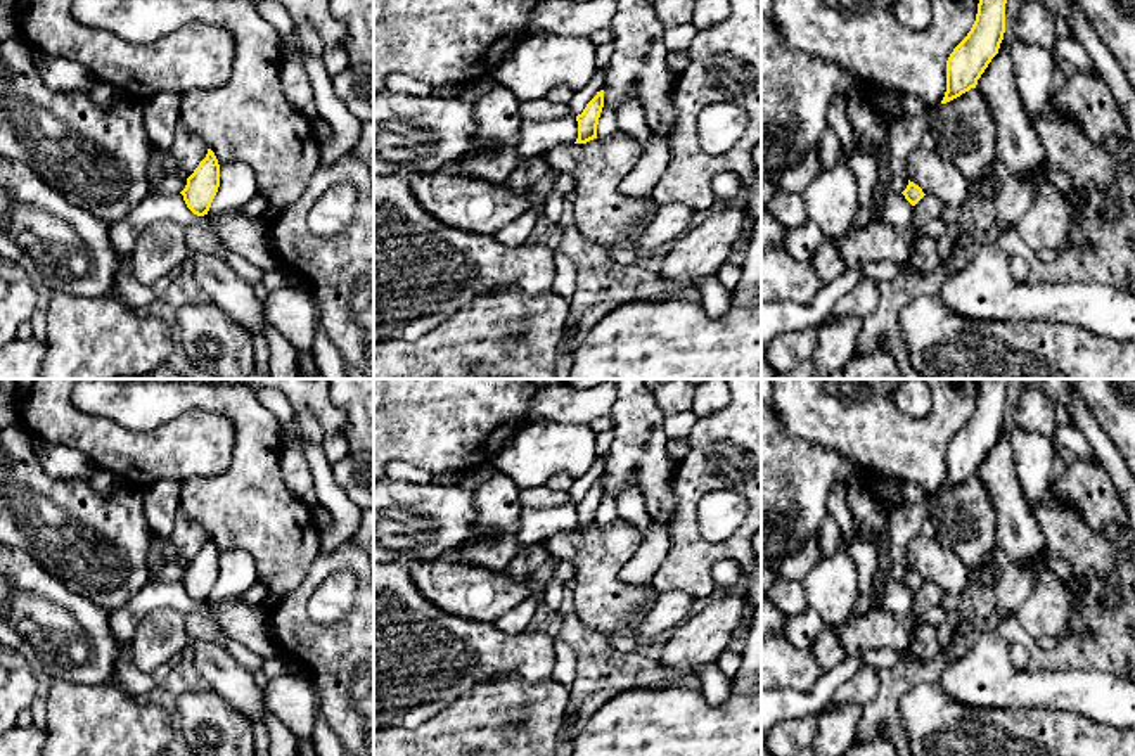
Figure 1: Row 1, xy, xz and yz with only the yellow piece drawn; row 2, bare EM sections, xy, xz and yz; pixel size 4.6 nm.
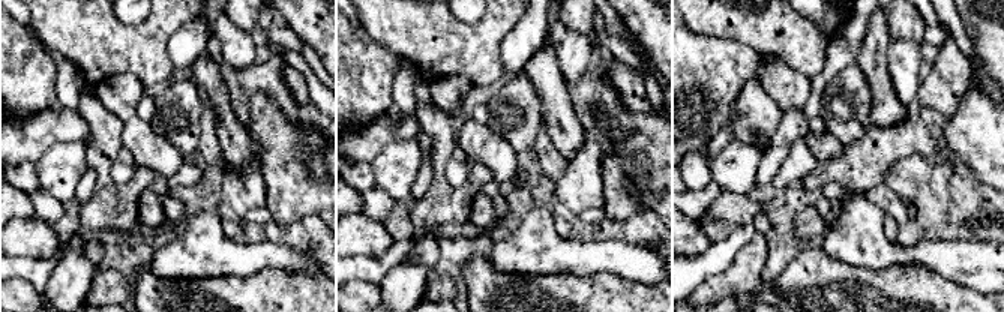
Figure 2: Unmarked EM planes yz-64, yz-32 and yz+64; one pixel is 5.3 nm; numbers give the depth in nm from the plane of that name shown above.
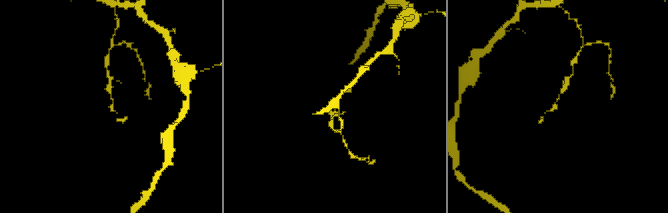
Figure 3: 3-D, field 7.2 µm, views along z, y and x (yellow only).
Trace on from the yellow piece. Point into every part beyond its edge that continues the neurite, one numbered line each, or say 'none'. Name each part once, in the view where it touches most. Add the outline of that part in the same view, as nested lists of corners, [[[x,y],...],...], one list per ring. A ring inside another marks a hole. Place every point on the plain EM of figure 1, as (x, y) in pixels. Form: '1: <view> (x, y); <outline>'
none

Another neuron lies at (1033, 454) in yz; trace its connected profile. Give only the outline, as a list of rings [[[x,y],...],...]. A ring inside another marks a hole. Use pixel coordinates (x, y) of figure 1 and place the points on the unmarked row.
[[[1017,426],[1007,429],[1012,448],[1014,471],[1028,503],[1035,507],[1050,488],[1050,469],[1055,458],[1054,438],[1024,431]]]

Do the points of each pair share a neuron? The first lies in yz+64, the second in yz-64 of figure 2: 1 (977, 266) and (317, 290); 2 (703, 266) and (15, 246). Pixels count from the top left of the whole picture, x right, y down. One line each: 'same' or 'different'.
1: different
2: different

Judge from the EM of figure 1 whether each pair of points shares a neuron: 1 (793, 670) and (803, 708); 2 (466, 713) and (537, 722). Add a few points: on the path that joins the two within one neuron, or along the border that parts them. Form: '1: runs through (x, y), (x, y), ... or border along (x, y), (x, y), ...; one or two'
1: border along (824, 672), (808, 689), (779, 689); two
2: runs through (483, 725), (493, 734), (519, 734); one

